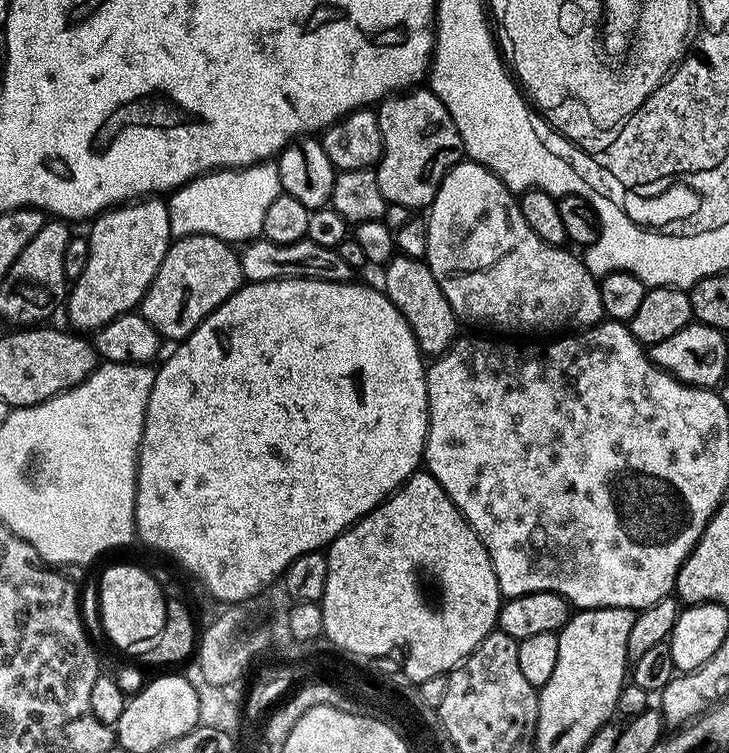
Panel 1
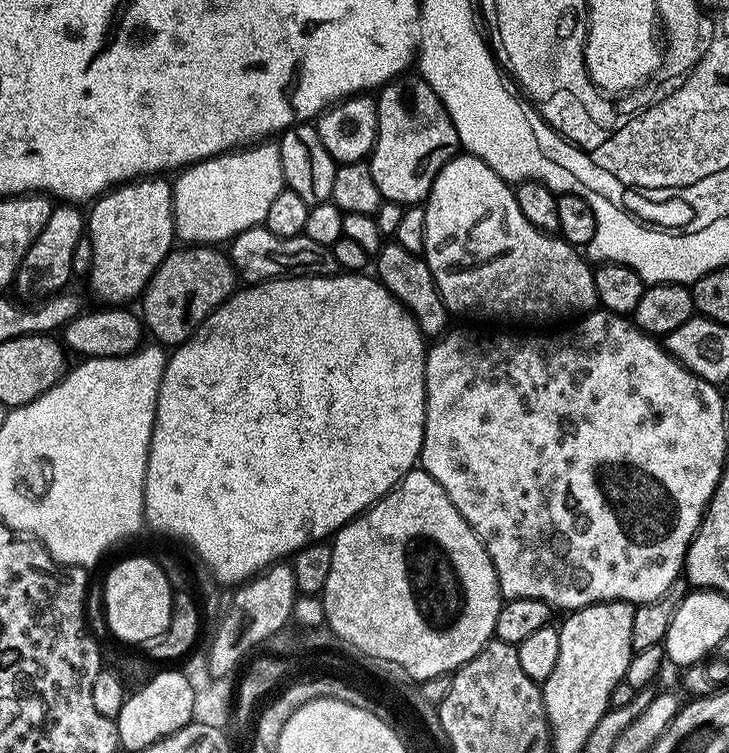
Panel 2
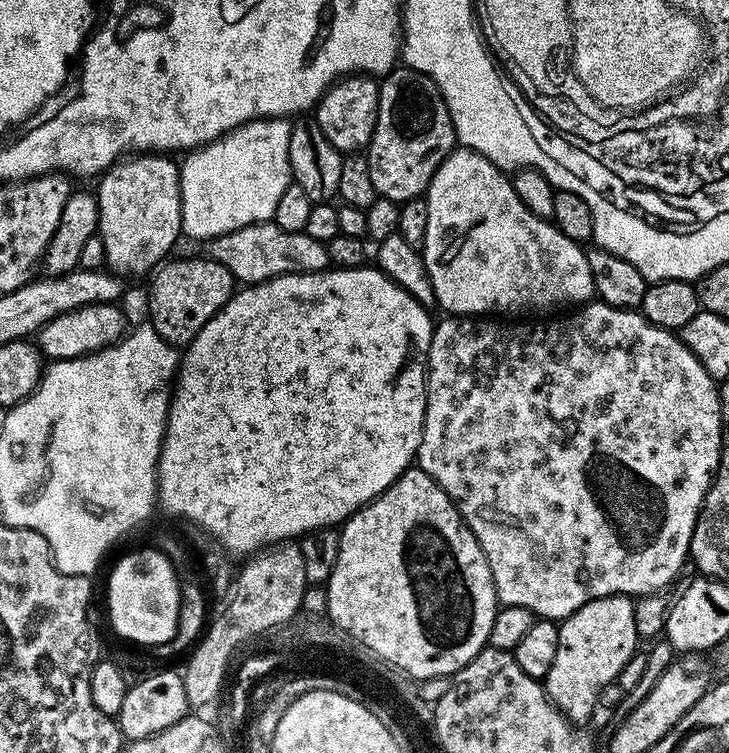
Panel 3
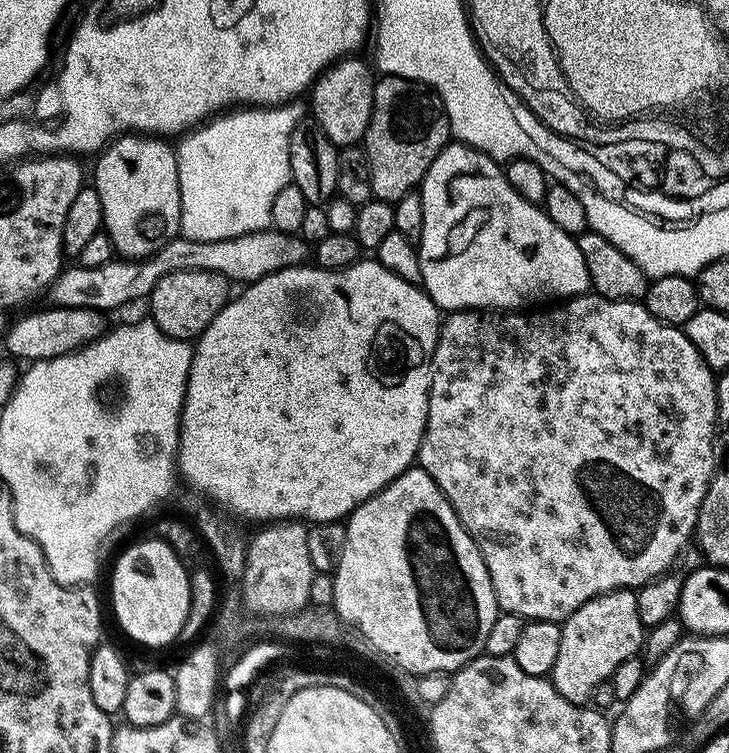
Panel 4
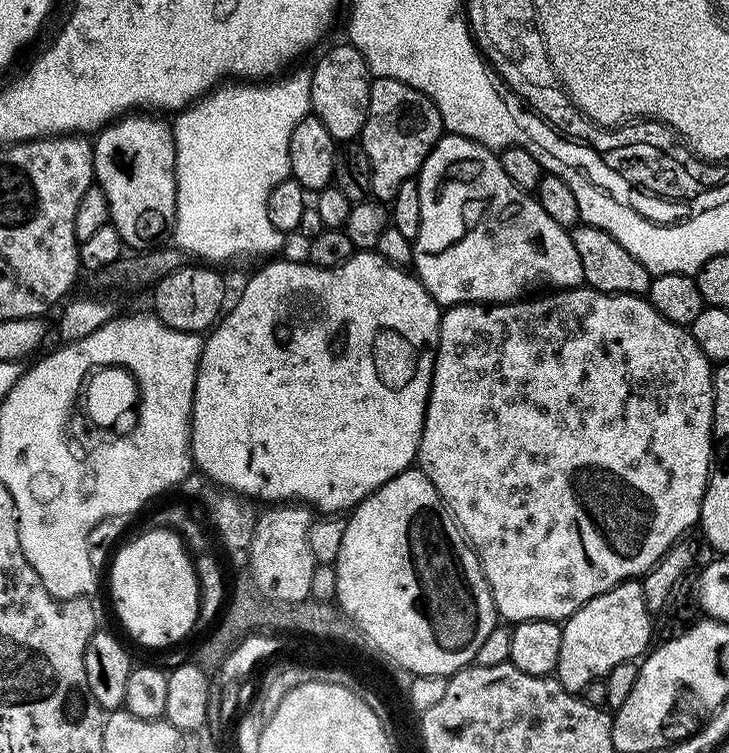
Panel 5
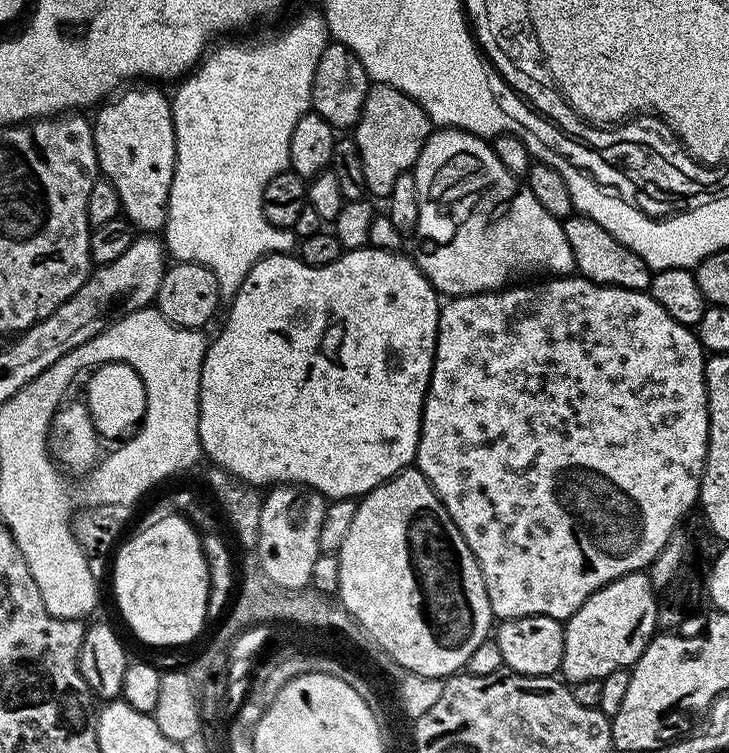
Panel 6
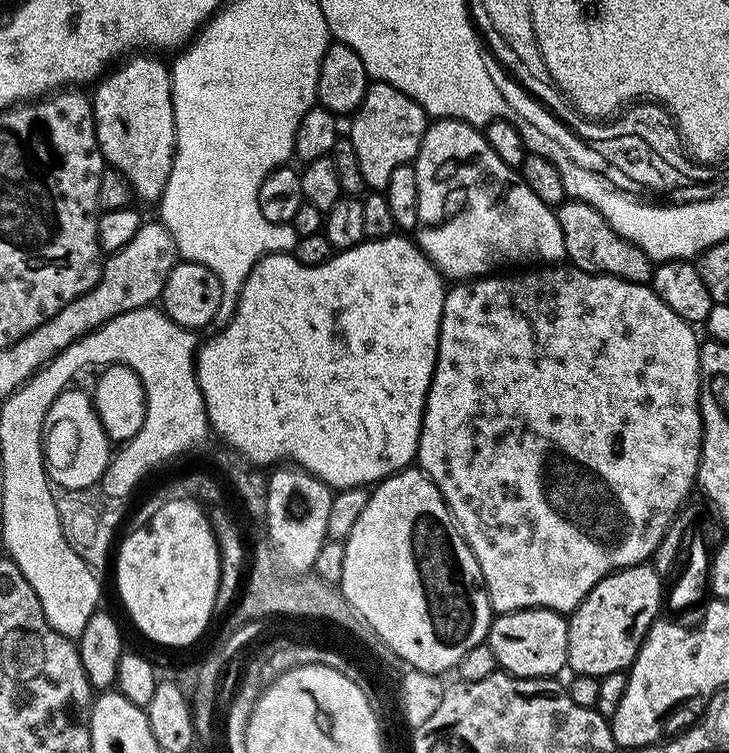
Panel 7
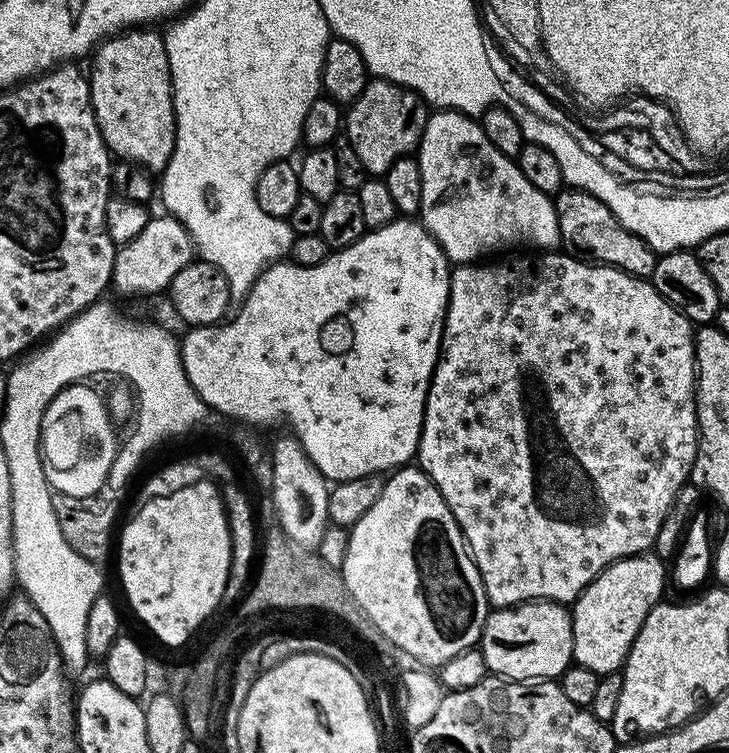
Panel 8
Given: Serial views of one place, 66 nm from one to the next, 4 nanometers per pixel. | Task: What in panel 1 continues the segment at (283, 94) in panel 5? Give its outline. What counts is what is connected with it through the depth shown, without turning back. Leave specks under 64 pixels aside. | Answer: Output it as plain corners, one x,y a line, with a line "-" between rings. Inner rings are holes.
272,162
205,172
167,197
170,230
176,238
198,235
229,242
251,242
262,233
262,222
270,202
281,194
280,175

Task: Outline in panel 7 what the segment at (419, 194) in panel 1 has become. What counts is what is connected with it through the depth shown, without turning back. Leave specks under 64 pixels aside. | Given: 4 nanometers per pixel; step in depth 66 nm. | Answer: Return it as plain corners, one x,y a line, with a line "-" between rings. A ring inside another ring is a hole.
369,83
359,108
351,117
352,129
347,129
347,139
352,141
354,154
358,154
358,166
362,166
362,178
372,190
383,190
390,182
390,174
398,166
411,164
420,152
422,138
426,134
430,117
419,102
402,94
389,84

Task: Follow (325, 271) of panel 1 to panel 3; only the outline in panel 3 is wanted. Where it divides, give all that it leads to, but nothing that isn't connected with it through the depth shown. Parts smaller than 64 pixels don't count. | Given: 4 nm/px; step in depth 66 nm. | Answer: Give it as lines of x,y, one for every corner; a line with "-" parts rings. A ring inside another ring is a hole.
271,222
242,226
230,234
203,241
199,248
199,255
203,259
221,264
226,270
230,270
233,281
244,286
261,284
290,274
323,272
329,267
326,244
318,242
318,238
310,238
310,234
305,232
282,230

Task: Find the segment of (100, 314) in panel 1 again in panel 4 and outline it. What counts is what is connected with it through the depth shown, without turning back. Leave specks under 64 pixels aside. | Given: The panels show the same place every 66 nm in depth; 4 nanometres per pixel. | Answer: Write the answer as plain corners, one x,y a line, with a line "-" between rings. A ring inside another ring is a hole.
147,134
120,136
103,149
95,160
94,187
98,190
98,198
102,198
103,231
108,233
110,242
114,242
117,257
144,260
153,256
168,240
174,240
181,235
178,162
175,147
167,139

